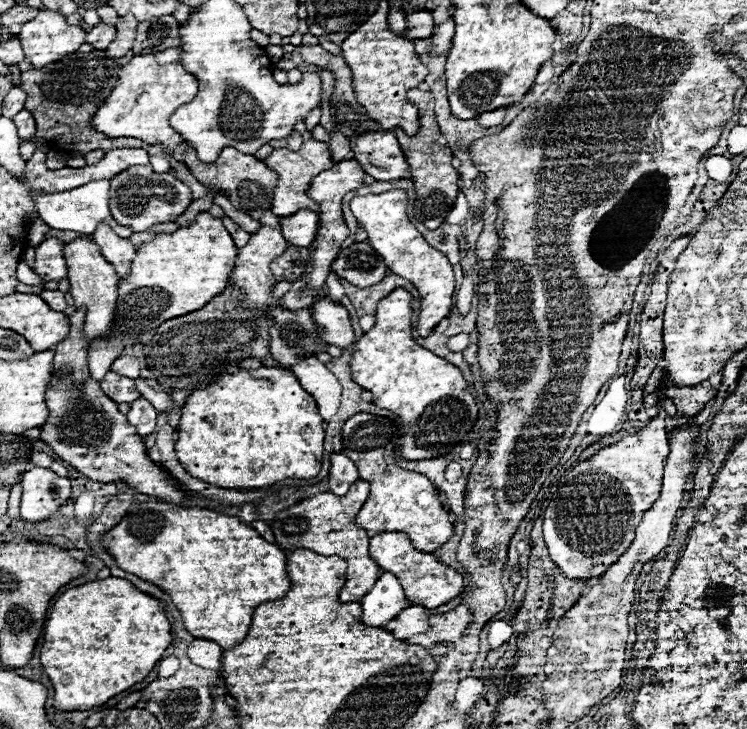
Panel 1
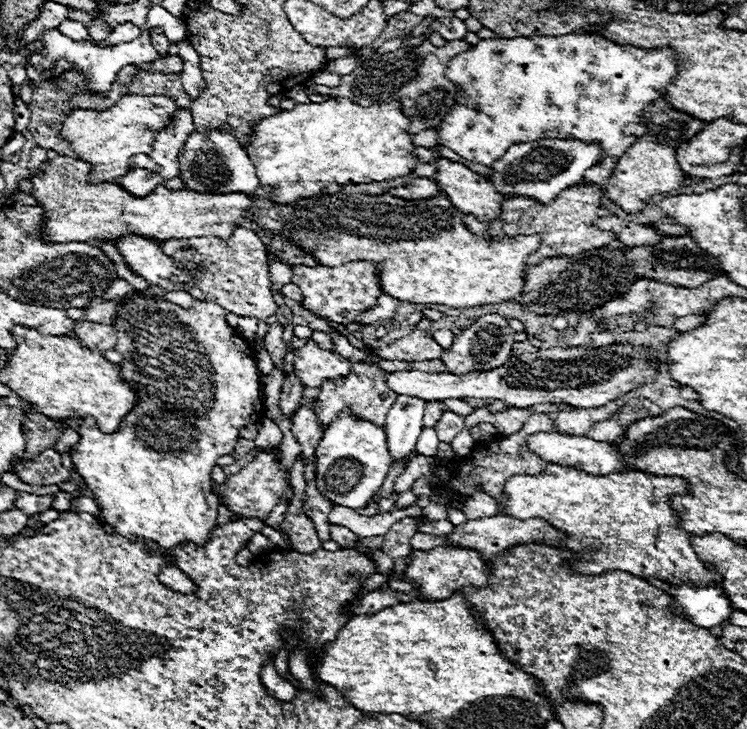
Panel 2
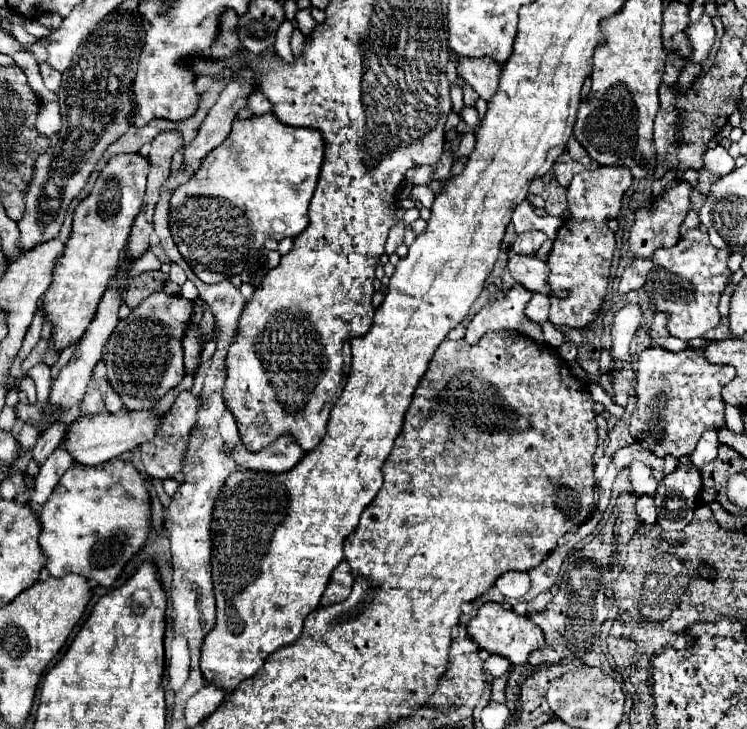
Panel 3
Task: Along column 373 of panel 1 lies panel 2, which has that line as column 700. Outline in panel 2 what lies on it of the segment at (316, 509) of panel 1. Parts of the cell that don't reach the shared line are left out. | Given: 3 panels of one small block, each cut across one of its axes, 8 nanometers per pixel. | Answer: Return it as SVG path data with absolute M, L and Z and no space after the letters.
M548 464L542 474L538 476L516 476L516 478L510 478L506 482L506 494L502 494L498 500L504 502L504 514L508 516L514 516L514 518L520 518L520 520L528 520L528 518L544 518L548 524L552 524L554 528L562 530L564 534L568 534L568 540L562 542L560 548L564 550L572 550L572 552L578 552L582 556L582 560L574 562L574 570L576 572L582 572L582 574L604 574L608 570L622 570L622 572L630 572L642 580L662 580L662 582L670 582L670 584L680 584L680 582L692 582L694 586L722 586L722 574L714 568L714 566L706 566L694 552L694 548L690 546L690 534L680 528L680 522L678 522L678 512L672 508L670 504L670 496L676 496L676 494L688 494L690 492L690 484L684 480L684 478L678 478L678 476L654 476L650 472L628 472L628 474L612 474L612 476L592 476L592 474L586 474L578 468L572 468L572 466L560 466L560 464Z

